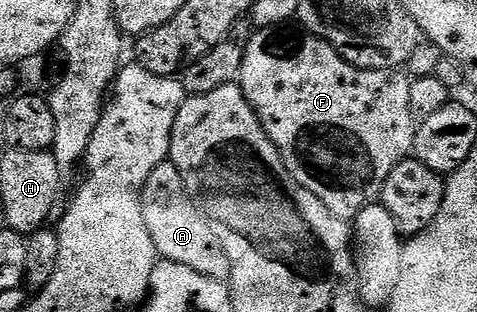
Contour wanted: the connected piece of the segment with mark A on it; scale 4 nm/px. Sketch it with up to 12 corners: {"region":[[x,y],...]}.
{"region":[[170,161],[139,196],[160,260],[210,279],[229,257]]}

